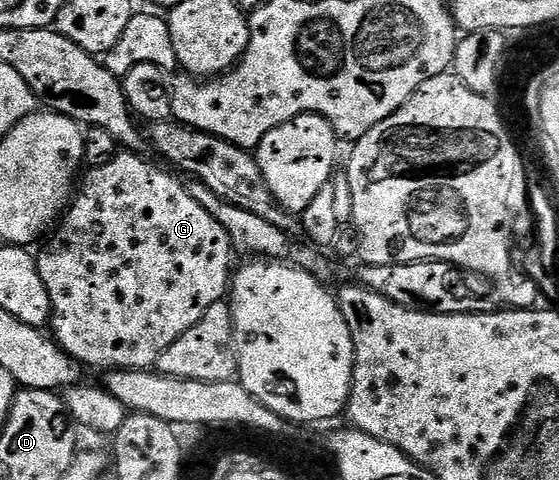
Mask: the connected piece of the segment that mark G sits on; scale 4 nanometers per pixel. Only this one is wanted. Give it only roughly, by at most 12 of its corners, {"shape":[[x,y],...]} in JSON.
{"shape":[[119,152],[36,254],[52,337],[150,370],[227,297],[228,232]]}

